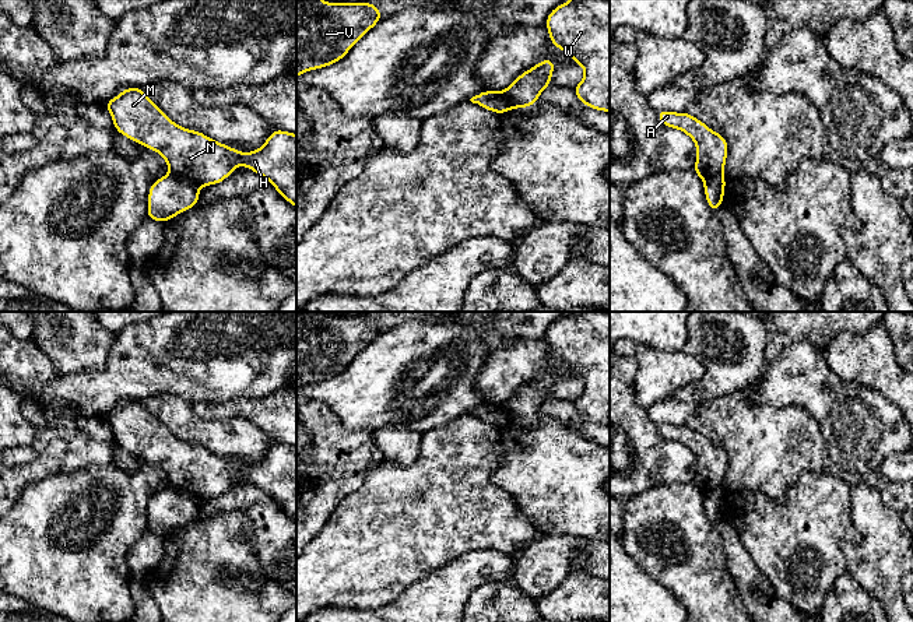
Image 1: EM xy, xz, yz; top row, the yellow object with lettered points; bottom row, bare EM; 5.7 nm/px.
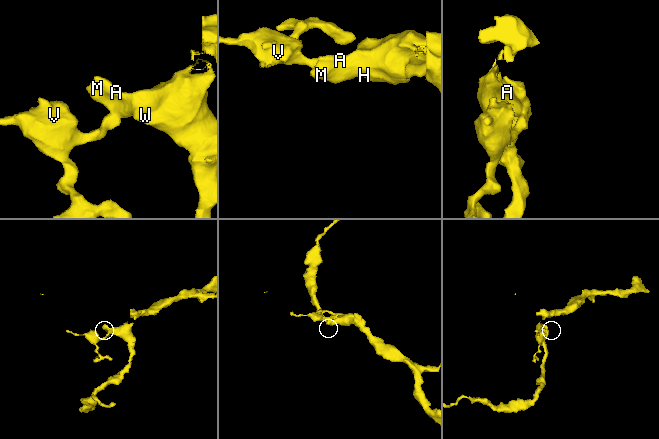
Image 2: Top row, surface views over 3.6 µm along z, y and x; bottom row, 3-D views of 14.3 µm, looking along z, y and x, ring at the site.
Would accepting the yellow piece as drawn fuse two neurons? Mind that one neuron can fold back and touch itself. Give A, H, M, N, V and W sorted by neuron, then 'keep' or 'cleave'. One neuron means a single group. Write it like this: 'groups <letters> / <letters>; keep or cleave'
groups A H M N W / V; cleave

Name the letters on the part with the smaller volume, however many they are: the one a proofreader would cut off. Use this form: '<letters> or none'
V

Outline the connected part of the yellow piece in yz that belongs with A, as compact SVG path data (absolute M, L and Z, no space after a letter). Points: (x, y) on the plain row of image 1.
M661 422L656 426L663 439L684 444L696 457L693 486L705 495L723 488L728 468L728 456L724 449L710 443L702 433L686 424L675 426Z

